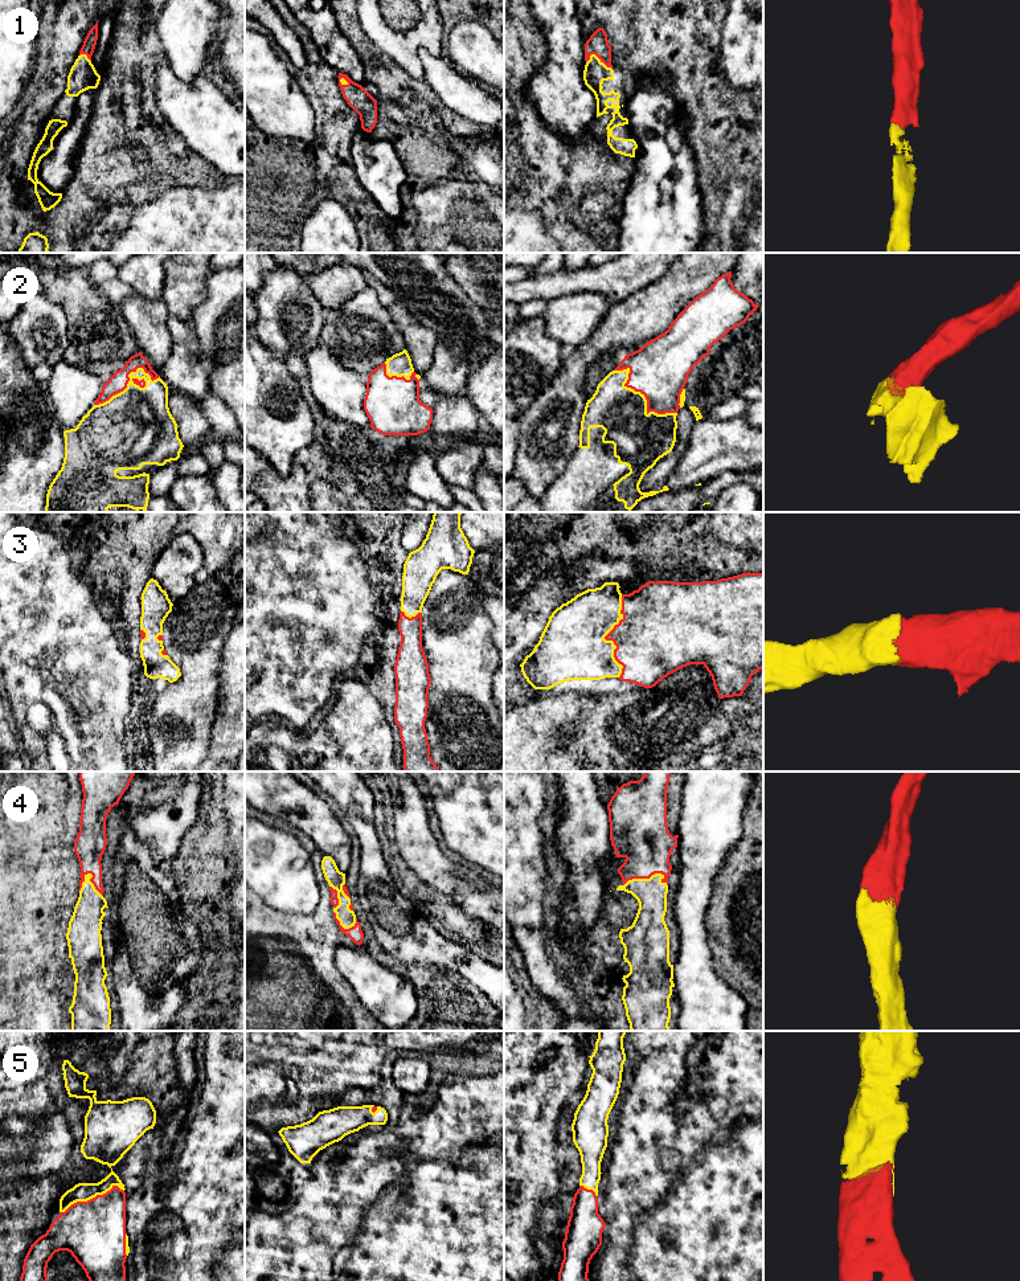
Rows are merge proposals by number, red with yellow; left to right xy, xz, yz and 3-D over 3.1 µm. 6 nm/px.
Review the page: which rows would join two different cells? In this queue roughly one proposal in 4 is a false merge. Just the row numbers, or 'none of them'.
none of them

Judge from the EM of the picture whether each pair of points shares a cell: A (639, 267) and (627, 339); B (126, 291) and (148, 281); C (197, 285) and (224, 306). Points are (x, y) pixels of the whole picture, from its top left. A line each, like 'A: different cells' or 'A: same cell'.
A: different cells
B: different cells
C: different cells

